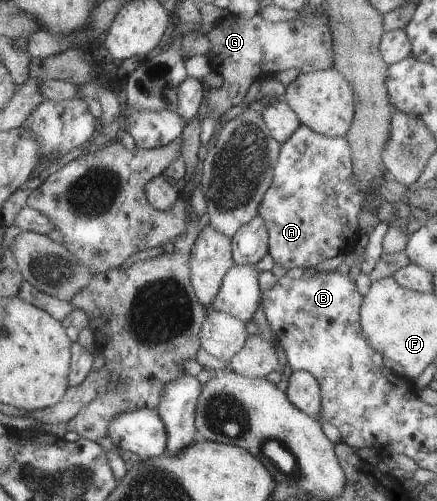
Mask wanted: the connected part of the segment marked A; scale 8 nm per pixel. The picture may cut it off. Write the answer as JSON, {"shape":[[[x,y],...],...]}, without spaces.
{"shape":[[[301,124],[282,143],[272,170],[272,186],[264,194],[259,215],[269,232],[269,254],[286,269],[318,264],[352,252],[360,240],[358,225],[366,194],[354,178],[352,148],[345,137],[327,137]]]}

